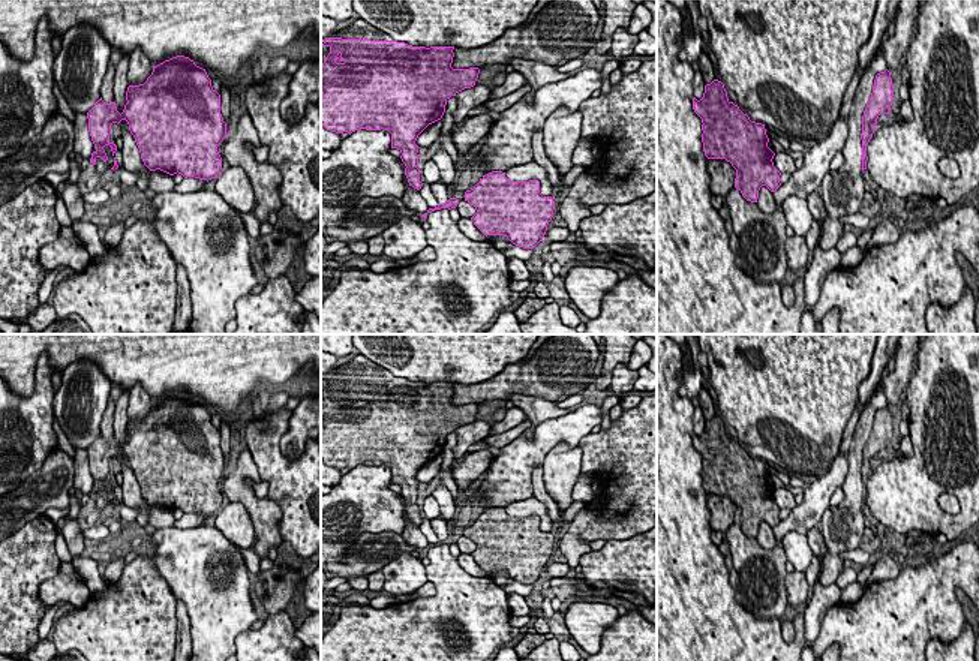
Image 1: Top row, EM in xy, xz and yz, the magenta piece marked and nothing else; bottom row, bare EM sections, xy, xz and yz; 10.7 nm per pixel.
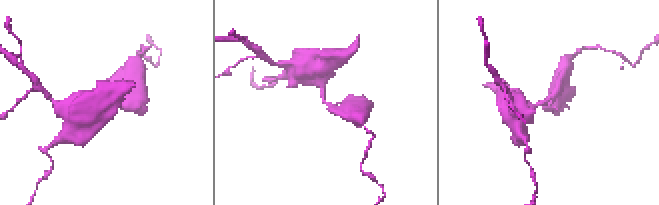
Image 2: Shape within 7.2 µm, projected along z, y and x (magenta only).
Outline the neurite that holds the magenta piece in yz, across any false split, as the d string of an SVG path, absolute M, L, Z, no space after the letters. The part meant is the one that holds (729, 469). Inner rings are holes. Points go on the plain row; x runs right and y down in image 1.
M721 417L706 420L703 433L693 433L693 445L703 459L705 492L732 499L736 505L735 523L747 537L757 538L762 522L771 528L781 522L781 508L774 502L775 489L768 483L765 460L751 457L730 438Z

